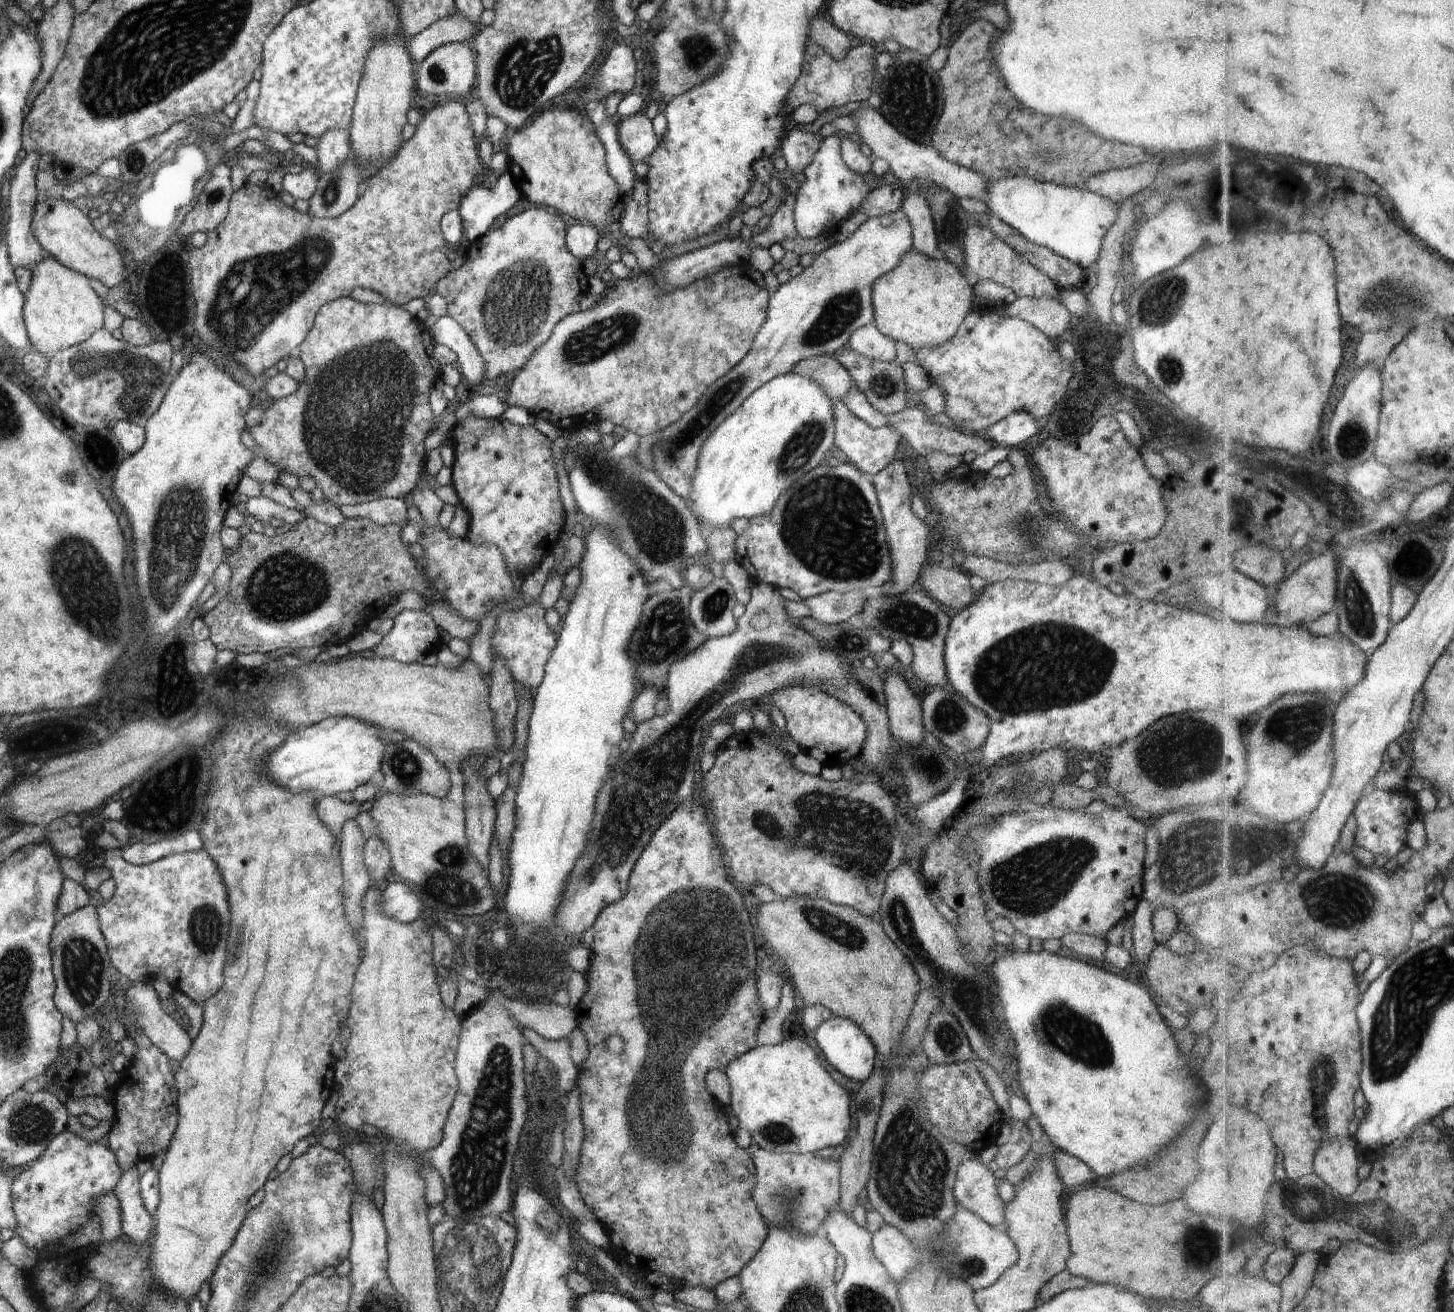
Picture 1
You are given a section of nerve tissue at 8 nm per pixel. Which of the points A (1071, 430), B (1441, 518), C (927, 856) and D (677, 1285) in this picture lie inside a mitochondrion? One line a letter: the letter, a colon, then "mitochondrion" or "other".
A: other
B: other
C: other
D: other

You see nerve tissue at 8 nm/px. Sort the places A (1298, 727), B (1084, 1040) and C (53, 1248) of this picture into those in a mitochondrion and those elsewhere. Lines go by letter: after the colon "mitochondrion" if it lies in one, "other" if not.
A: mitochondrion
B: mitochondrion
C: other

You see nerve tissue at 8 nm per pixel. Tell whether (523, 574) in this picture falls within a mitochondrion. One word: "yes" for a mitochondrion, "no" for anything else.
no

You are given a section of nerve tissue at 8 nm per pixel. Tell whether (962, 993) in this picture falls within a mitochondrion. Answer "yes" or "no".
yes

